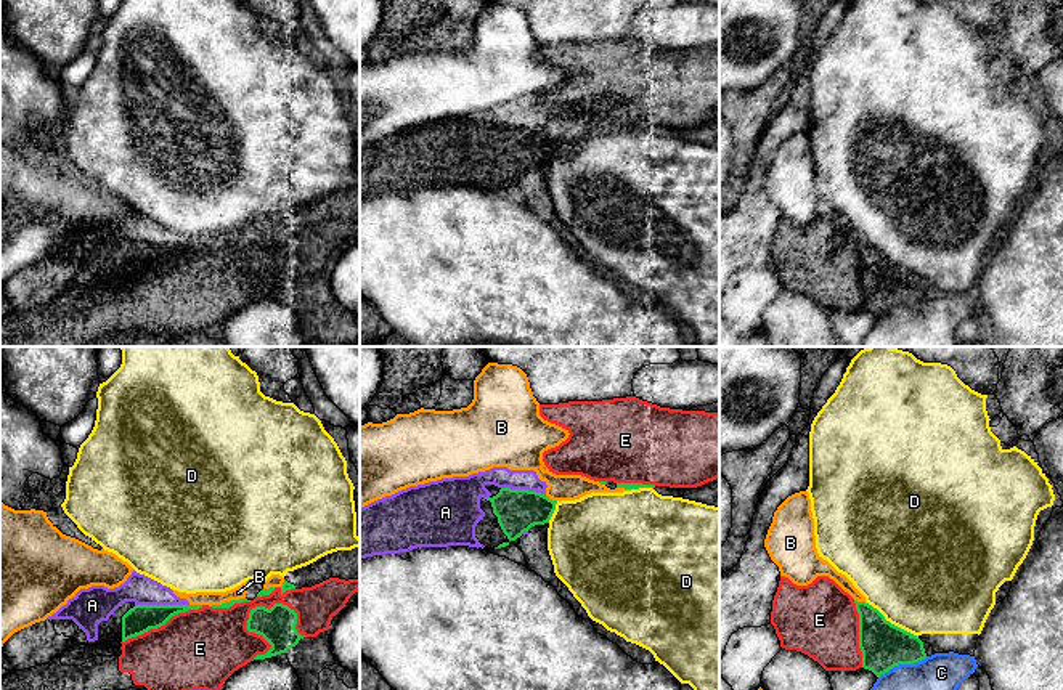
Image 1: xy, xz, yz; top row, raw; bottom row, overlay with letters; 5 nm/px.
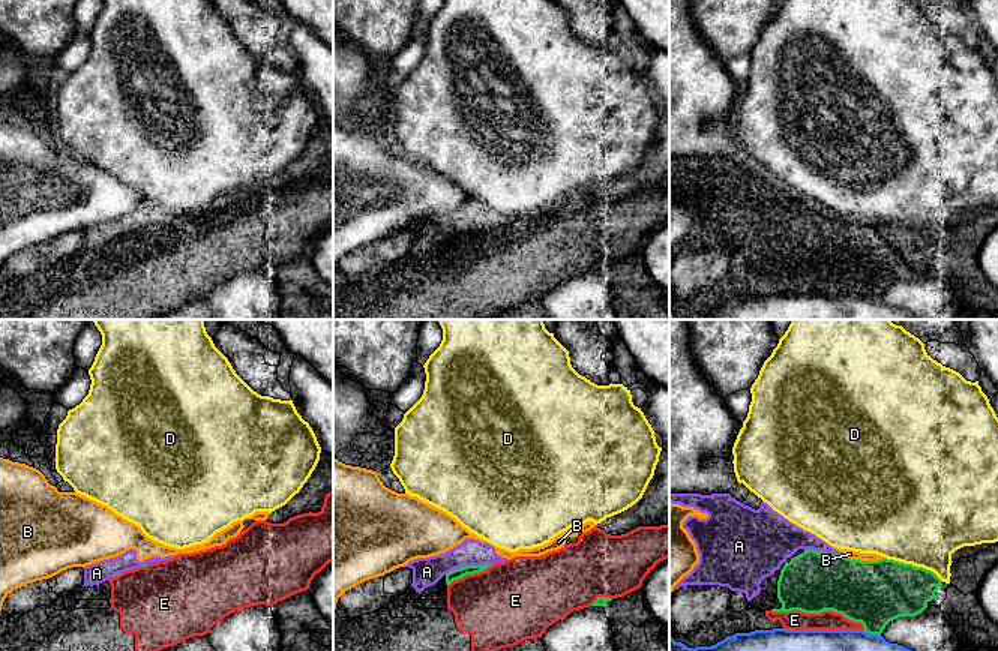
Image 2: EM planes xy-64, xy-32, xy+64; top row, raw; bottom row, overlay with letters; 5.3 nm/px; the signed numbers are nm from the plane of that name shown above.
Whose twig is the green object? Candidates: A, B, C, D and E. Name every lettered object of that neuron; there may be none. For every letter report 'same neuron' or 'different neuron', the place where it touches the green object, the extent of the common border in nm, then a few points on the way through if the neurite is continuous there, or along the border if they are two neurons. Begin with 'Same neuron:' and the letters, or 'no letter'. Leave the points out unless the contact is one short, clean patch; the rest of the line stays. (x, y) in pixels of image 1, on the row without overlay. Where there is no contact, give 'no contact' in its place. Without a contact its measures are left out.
Same neuron: A
A: same neuron; contact xy (162, 246); length 280 nm
B: different neuron; contact xy (227, 243); length 180 nm
C: different neuron; contact yz (903, 304); length 260 nm
D: different neuron; contact yz (893, 265); length 320 nm
E: different neuron; contact xy (248, 263); length 320 nm

